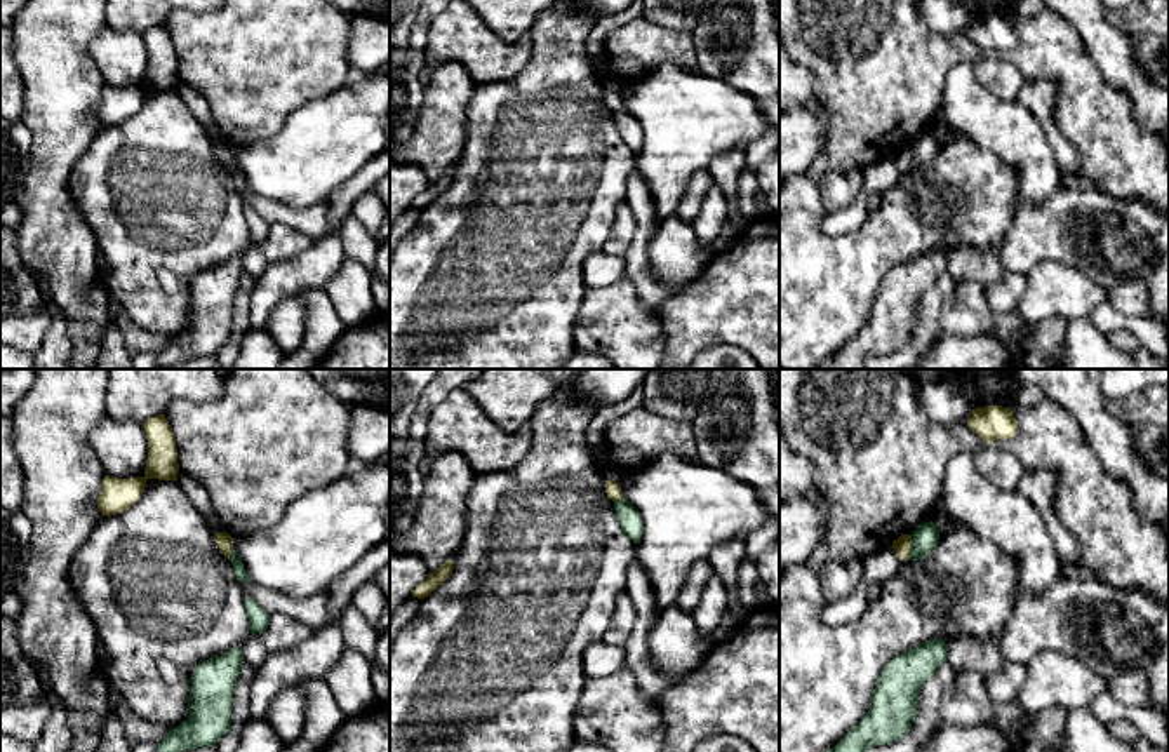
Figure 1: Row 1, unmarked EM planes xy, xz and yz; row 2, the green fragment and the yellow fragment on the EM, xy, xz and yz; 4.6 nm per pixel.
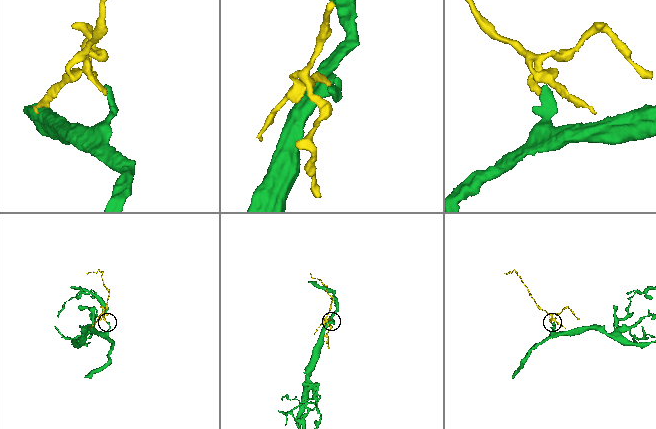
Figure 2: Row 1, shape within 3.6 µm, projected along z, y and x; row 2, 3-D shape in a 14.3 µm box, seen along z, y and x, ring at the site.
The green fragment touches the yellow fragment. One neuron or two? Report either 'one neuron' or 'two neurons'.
two neurons

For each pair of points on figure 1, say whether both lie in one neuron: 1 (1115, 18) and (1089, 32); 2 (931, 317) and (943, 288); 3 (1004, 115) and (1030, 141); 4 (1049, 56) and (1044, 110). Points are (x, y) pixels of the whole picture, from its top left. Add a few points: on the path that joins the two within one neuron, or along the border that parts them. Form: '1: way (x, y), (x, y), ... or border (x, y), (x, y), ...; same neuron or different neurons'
1: border (1107, 18), (1121, 30), (1136, 37), (1133, 54); different neurons
2: way (931, 310), (931, 302), (936, 295); same neuron
3: way (1009, 122), (1023, 136); same neuron
4: border (1025, 80), (1051, 79), (1056, 84), (1056, 119); different neurons

